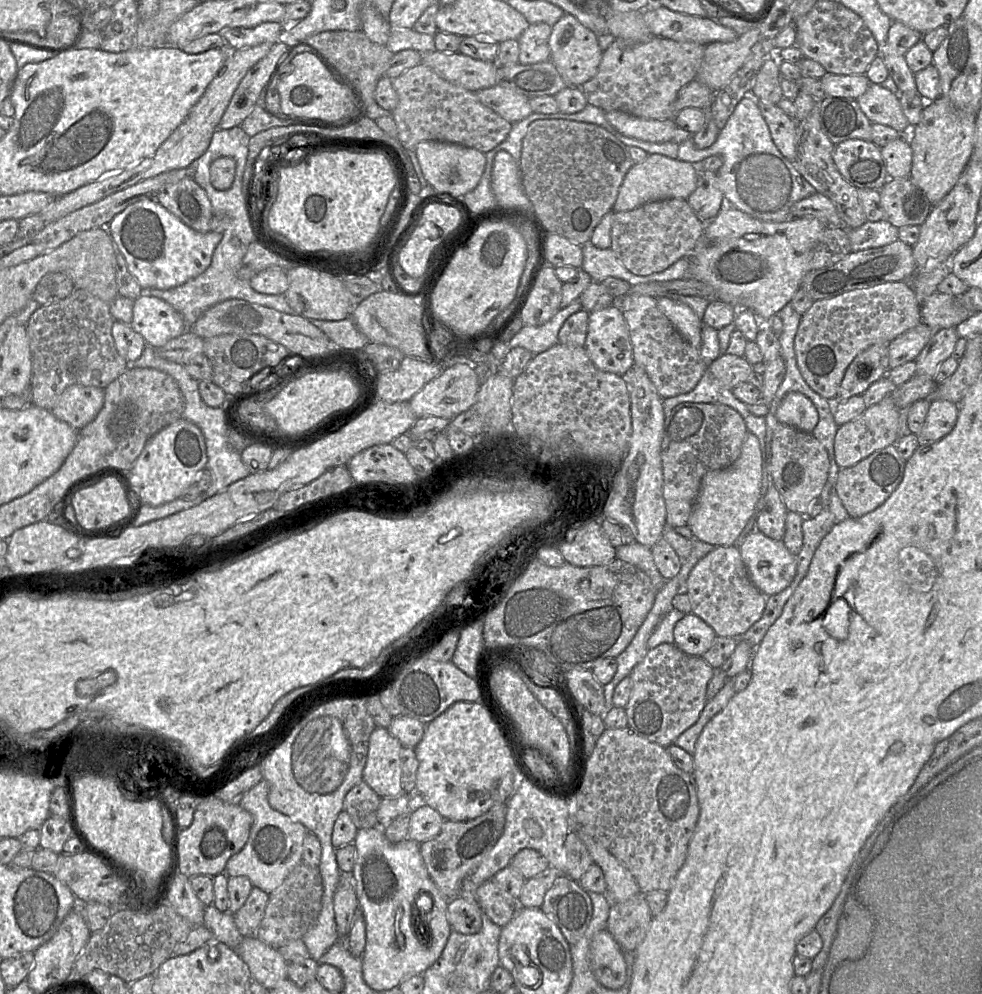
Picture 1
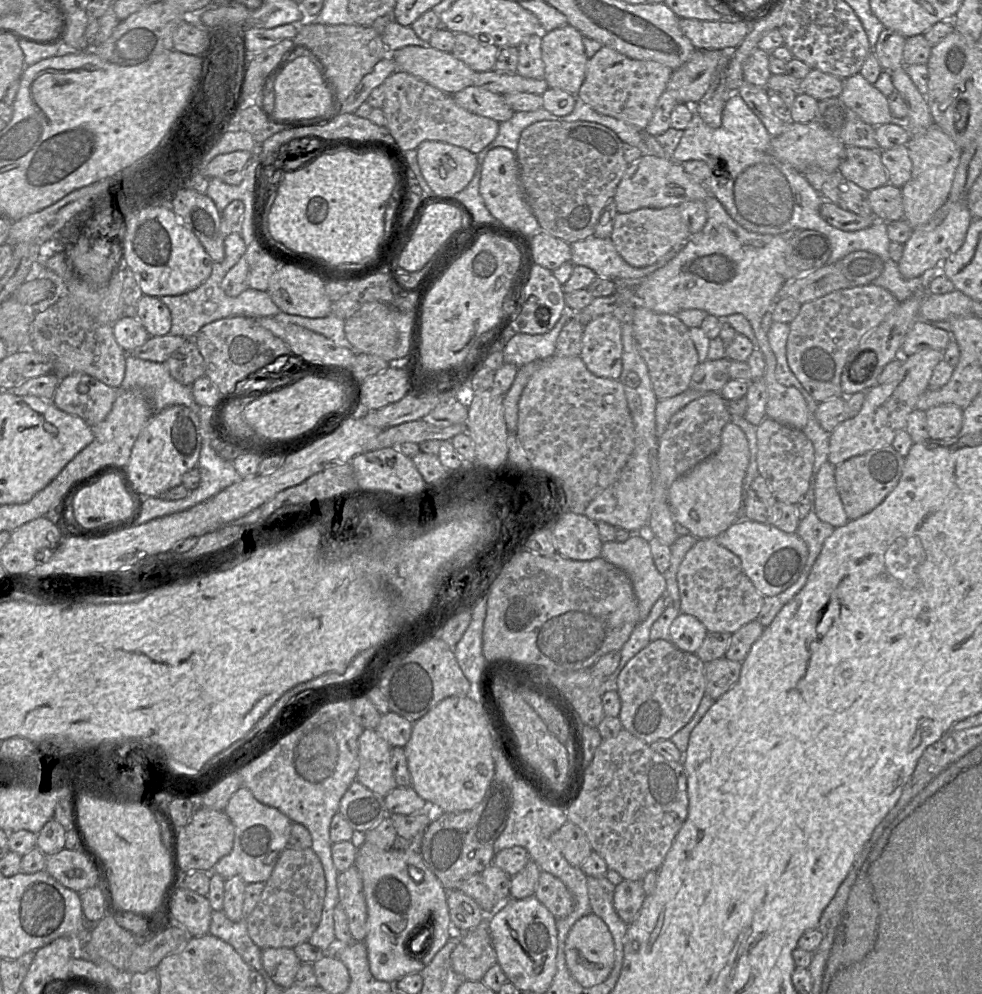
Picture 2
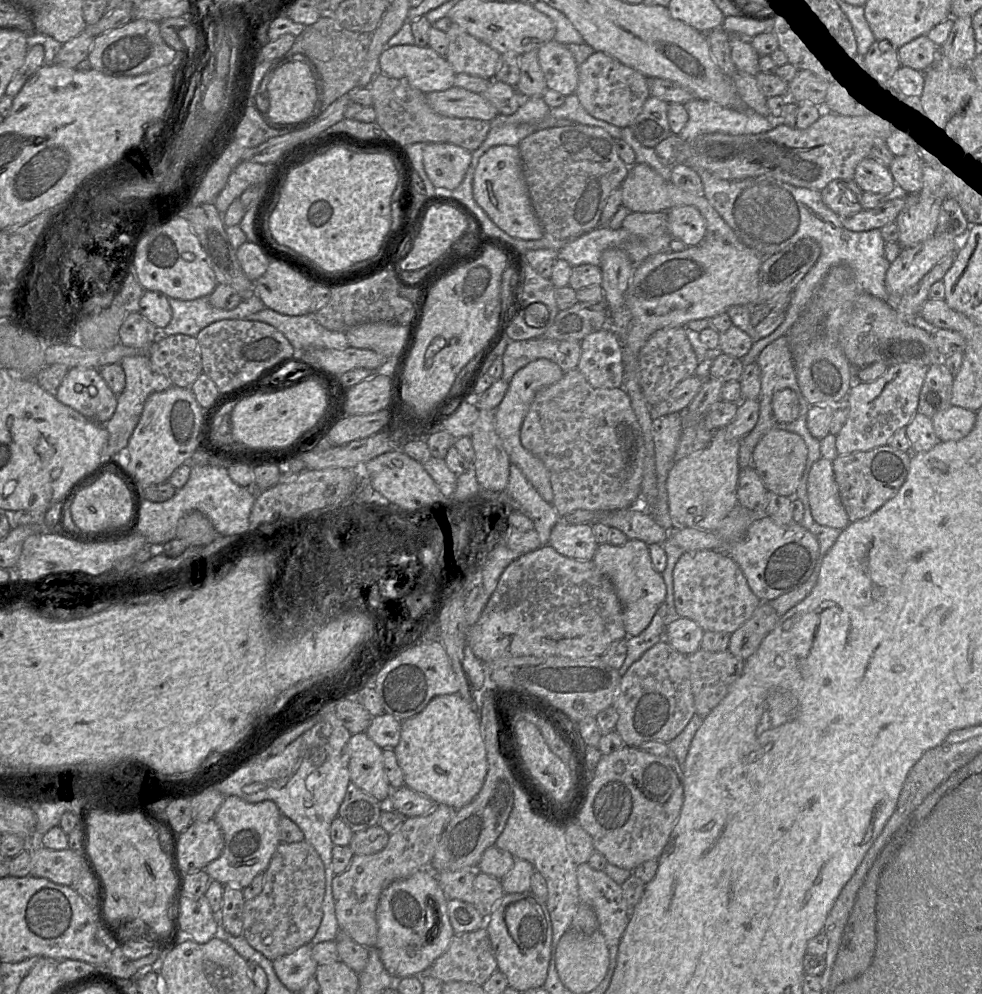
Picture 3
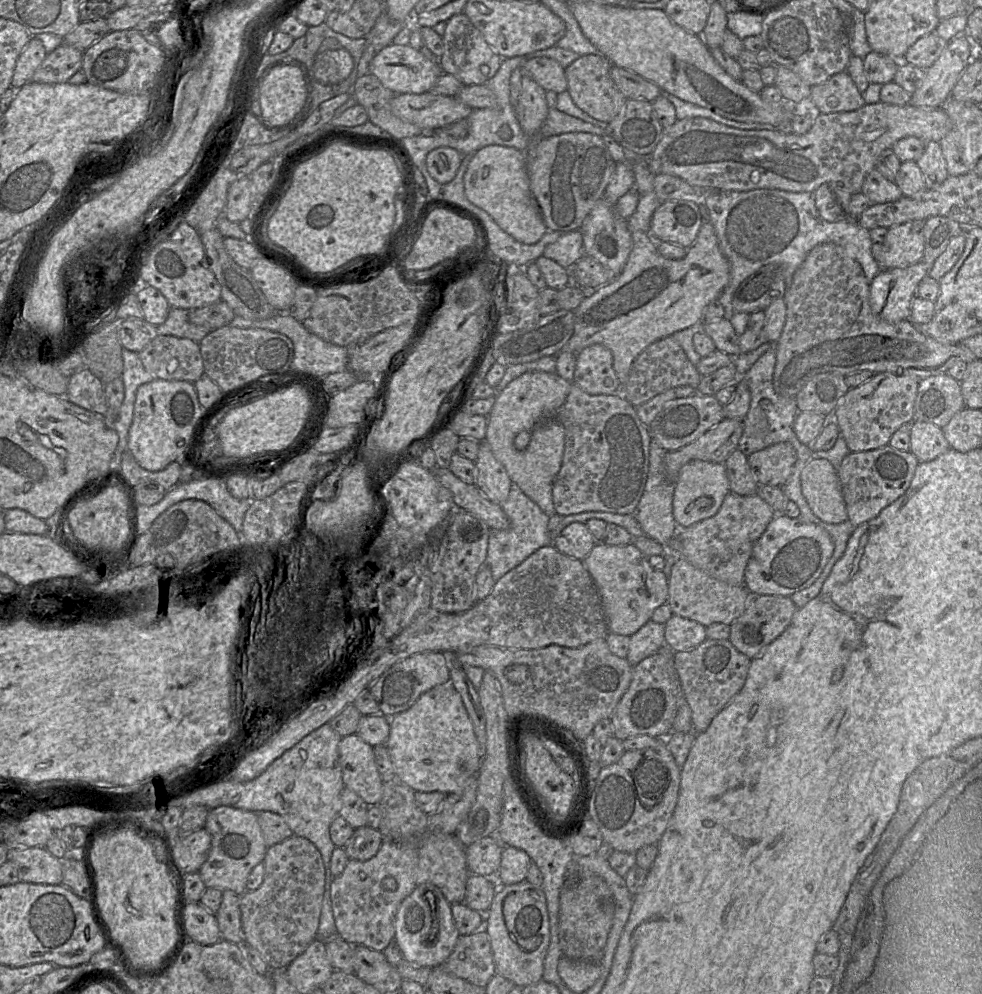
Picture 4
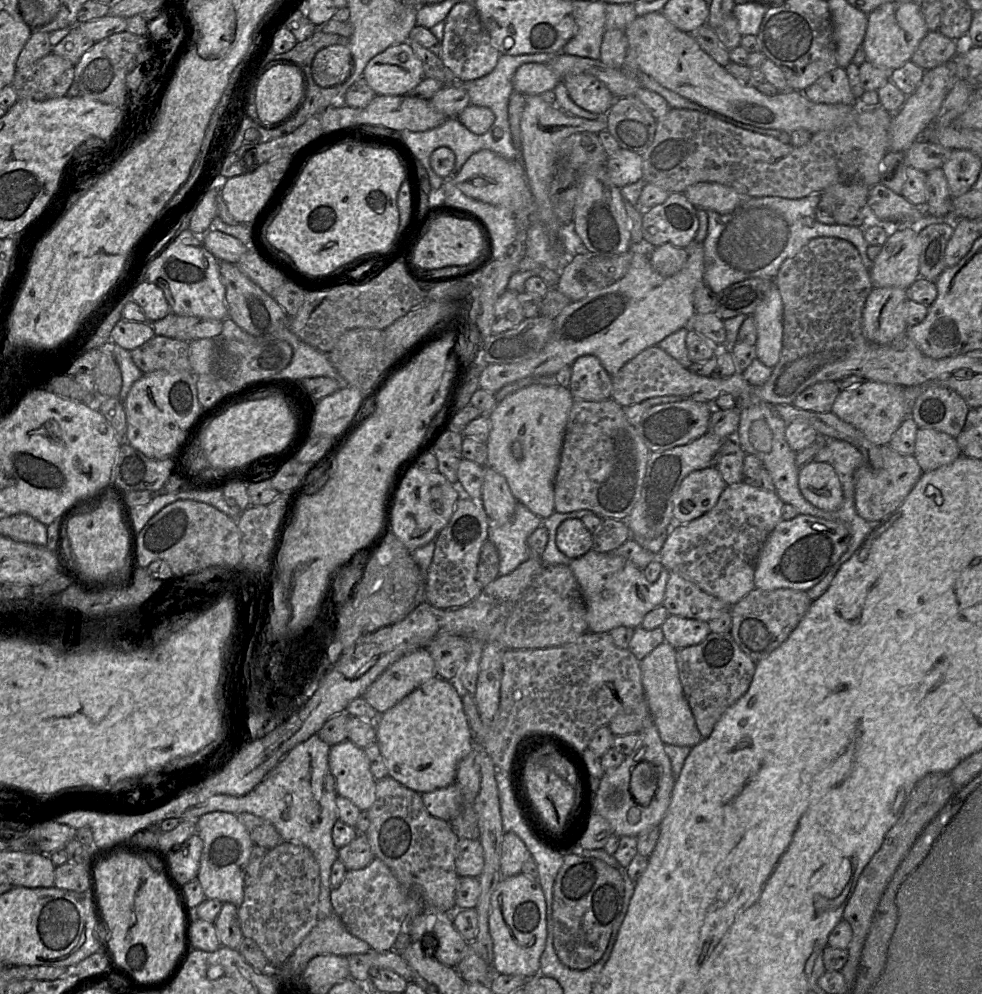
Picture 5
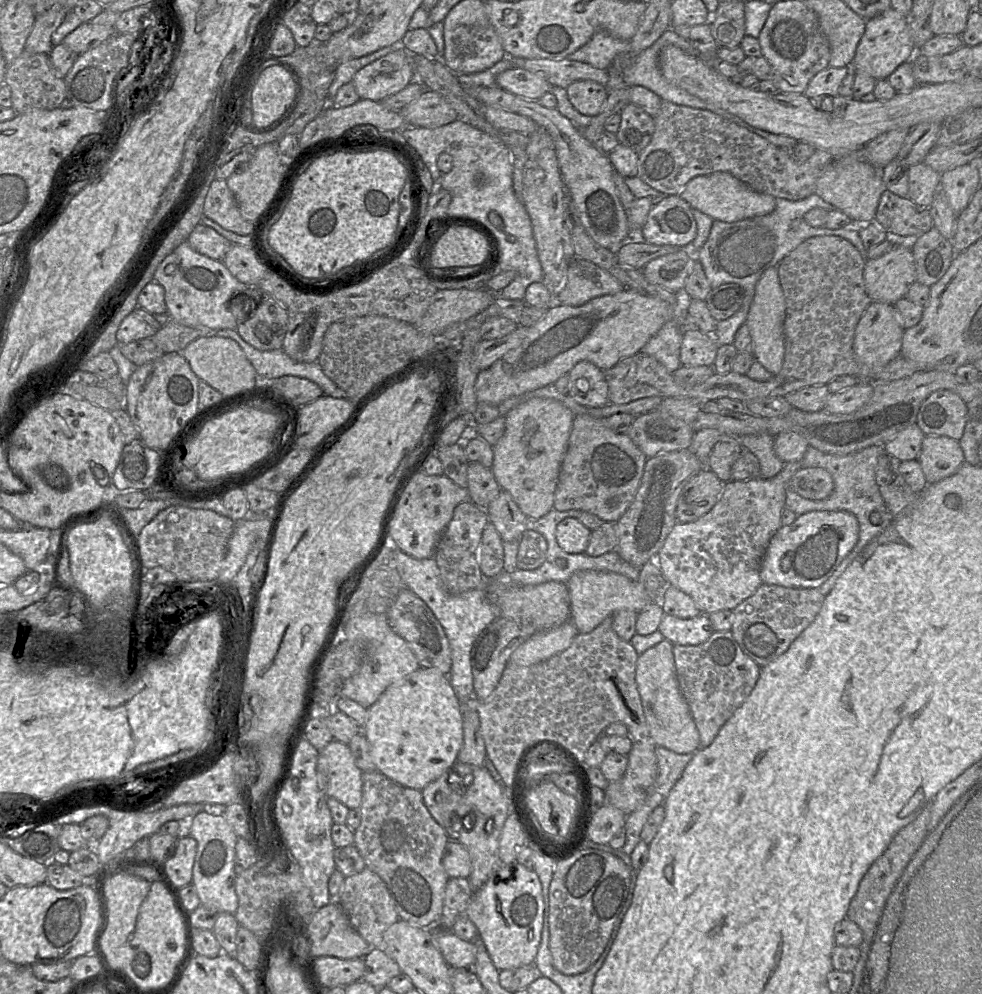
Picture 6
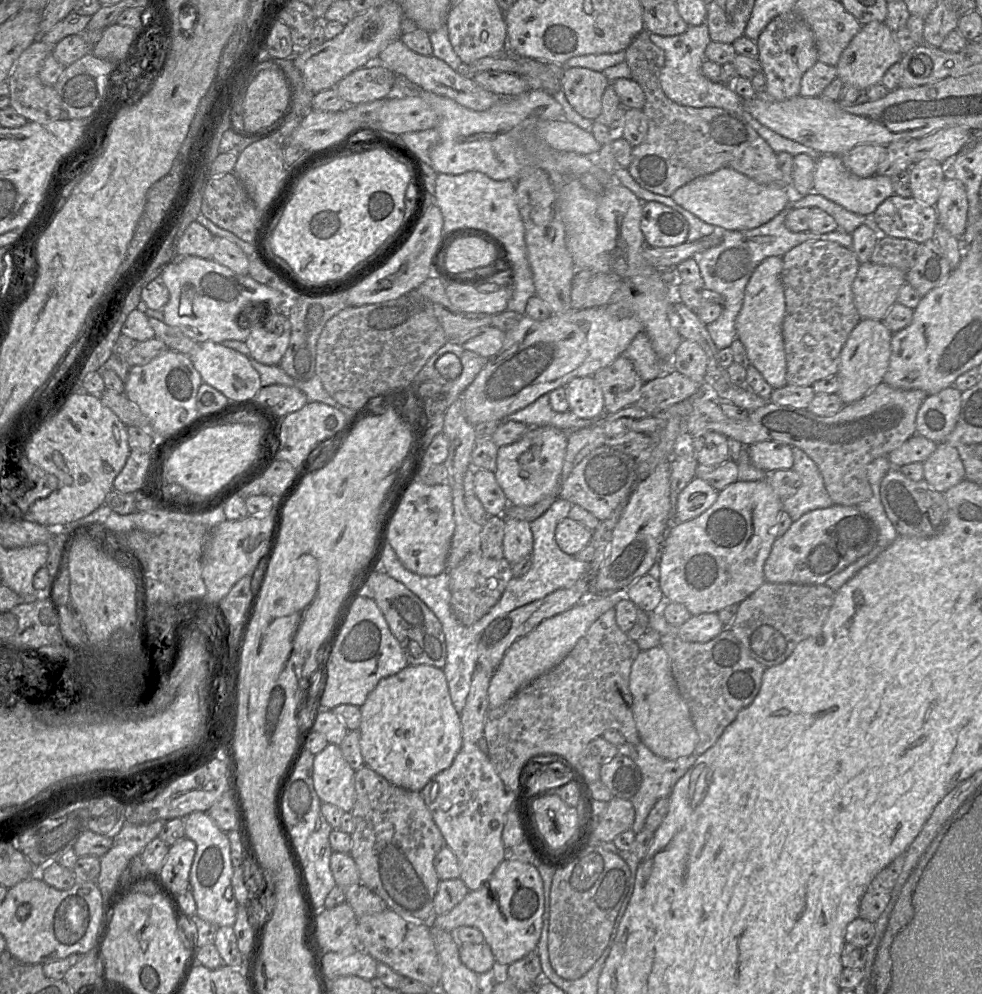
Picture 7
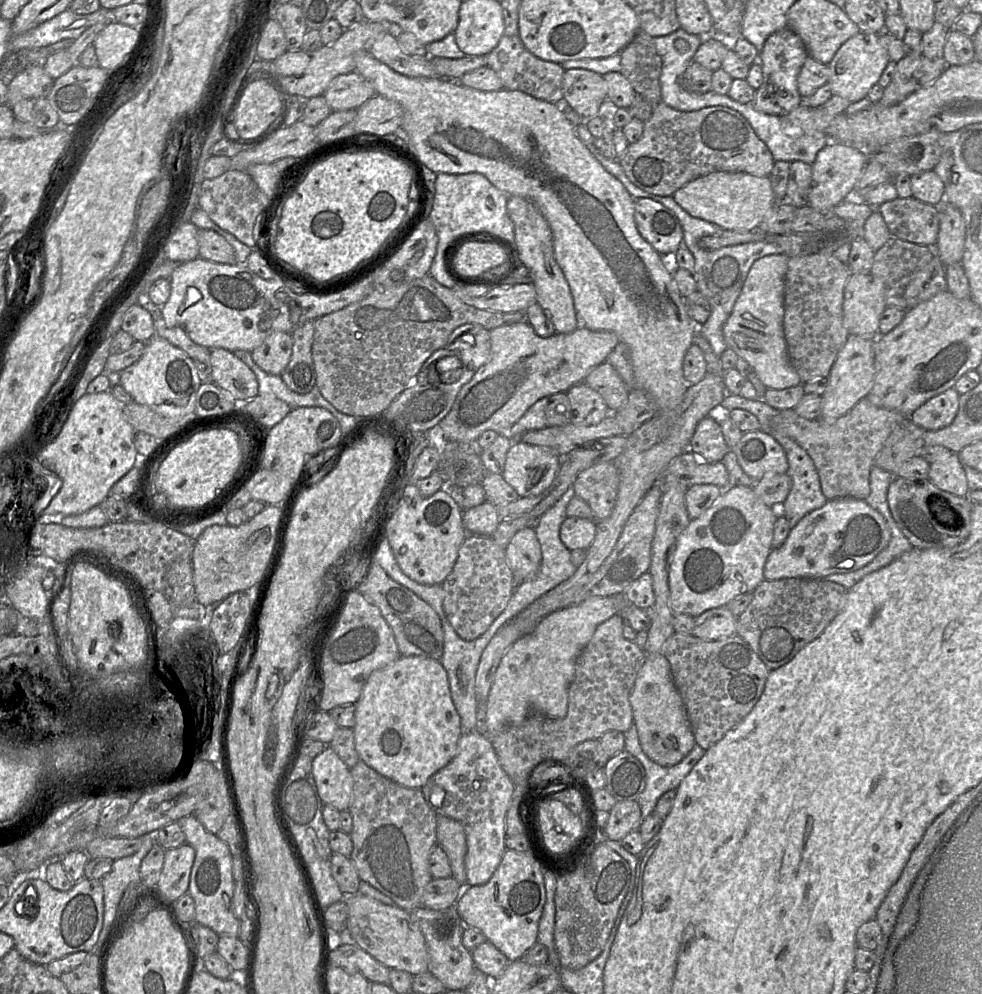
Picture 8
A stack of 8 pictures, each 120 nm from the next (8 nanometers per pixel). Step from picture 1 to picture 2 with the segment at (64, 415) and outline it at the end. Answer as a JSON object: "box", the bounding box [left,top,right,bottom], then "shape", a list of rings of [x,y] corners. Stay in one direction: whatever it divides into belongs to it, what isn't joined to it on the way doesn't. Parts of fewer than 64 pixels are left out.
{"box":[51,373,117,427],"shape":[[[75,373],[59,380],[51,401],[58,409],[80,417],[90,427],[94,427],[110,413],[117,395],[117,389],[109,387],[87,374]]]}

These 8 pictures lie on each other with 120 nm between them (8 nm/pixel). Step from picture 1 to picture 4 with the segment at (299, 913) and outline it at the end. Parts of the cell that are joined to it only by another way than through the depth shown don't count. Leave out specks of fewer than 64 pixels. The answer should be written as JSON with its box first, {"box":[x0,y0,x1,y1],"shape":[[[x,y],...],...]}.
{"box":[240,835,325,969],"shape":[[[293,835],[269,847],[263,863],[265,874],[261,886],[255,891],[246,891],[240,895],[241,923],[245,933],[245,944],[255,948],[270,969],[286,969],[316,939],[325,892],[324,862],[320,851],[310,840]]]}

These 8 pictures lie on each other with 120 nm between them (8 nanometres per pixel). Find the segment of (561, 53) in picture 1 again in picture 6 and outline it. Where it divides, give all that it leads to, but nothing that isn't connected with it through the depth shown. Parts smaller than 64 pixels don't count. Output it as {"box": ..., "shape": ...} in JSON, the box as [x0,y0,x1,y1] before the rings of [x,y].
{"box":[496,67,551,100],"shape":[[[512,67],[501,72],[496,78],[500,88],[530,100],[539,100],[551,84],[541,75],[524,68]]]}

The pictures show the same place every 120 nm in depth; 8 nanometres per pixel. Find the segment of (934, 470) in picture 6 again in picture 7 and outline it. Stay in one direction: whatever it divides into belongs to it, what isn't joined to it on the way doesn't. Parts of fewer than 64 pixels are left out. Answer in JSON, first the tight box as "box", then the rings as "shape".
{"box":[922,443,965,493],"shape":[[[937,443],[936,450],[922,463],[923,478],[937,492],[944,493],[965,479],[965,469],[957,447]]]}

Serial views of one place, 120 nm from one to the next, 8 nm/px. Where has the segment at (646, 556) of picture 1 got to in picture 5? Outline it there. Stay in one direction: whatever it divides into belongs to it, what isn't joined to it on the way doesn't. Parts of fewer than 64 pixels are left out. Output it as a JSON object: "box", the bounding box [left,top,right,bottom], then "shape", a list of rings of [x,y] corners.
{"box":[569,549,670,632],"shape":[[[590,549],[569,565],[578,581],[585,600],[589,632],[610,632],[619,626],[641,627],[645,615],[661,606],[670,572],[663,568],[655,582],[649,582],[642,570],[630,560],[609,553]]]}

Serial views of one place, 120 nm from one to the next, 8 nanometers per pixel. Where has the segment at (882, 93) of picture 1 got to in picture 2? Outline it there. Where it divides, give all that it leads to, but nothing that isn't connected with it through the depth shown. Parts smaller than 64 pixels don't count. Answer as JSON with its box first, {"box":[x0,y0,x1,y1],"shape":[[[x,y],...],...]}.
{"box":[838,73,895,128],"shape":[[[860,73],[843,79],[843,89],[838,97],[864,122],[874,128],[895,121],[890,112],[887,96]]]}

